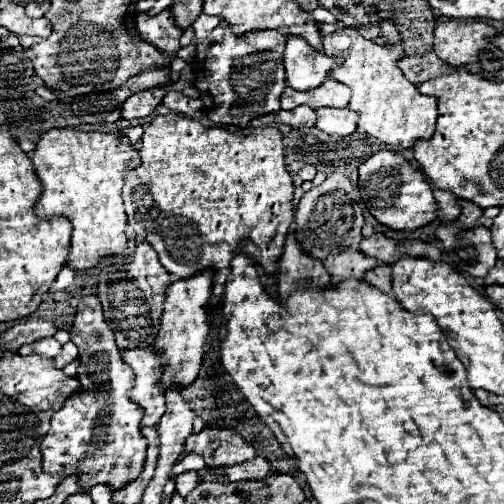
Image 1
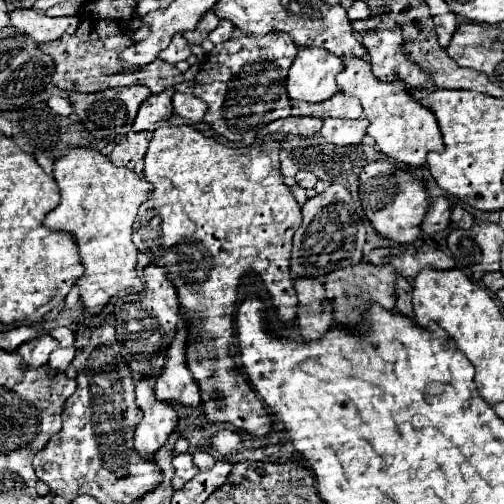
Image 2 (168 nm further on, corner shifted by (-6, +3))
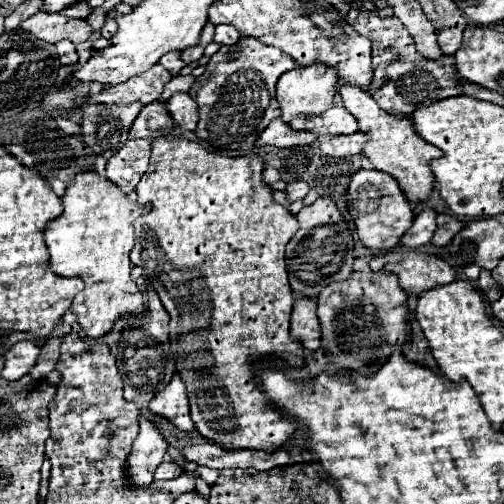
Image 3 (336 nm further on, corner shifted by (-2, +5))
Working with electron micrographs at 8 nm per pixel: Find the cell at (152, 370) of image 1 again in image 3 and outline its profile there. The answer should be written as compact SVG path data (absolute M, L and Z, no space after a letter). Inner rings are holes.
M140 417L140 435L128 455L128 481L136 487L148 487L154 481L154 471L162 463L168 443L152 421Z

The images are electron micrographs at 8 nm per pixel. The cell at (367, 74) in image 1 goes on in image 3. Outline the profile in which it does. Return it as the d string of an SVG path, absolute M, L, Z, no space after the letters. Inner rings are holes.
M340 85L338 93L342 99L342 105L348 107L348 111L356 117L360 131L368 135L368 141L366 141L362 153L370 159L374 169L386 171L388 175L392 175L398 181L402 193L406 195L406 199L410 203L428 201L430 193L434 189L434 181L436 181L434 173L430 169L430 161L442 157L440 149L422 141L420 137L416 137L410 117L392 117L390 113L378 109L378 103L372 99L372 95L362 91L360 87Z

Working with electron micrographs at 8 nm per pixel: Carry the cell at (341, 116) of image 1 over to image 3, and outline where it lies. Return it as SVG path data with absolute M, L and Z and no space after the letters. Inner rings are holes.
M358 131L354 135L326 135L318 137L318 141L320 141L320 151L328 157L352 157L362 151L366 135Z

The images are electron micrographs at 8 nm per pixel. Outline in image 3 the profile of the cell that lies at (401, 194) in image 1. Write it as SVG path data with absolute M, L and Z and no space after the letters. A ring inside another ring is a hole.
M360 169L358 173L352 175L348 191L346 191L346 203L348 203L348 213L352 215L352 221L356 225L358 237L364 247L382 251L382 249L392 249L394 245L400 243L400 237L410 229L414 215L408 199L400 191L396 179L388 173L382 171L368 171Z

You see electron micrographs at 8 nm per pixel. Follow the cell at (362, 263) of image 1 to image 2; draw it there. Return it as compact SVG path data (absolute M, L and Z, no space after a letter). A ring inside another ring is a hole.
M358 263L356 267L342 267L340 271L328 273L324 277L324 285L328 299L334 303L334 323L360 329L360 315L366 311L368 303L378 303L386 309L394 309L394 279L396 271L390 263Z

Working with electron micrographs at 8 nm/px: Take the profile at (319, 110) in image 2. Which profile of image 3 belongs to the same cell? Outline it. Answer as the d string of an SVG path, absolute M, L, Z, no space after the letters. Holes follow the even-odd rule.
M334 105L318 117L296 117L290 127L316 135L352 135L358 131L358 121L344 107Z

